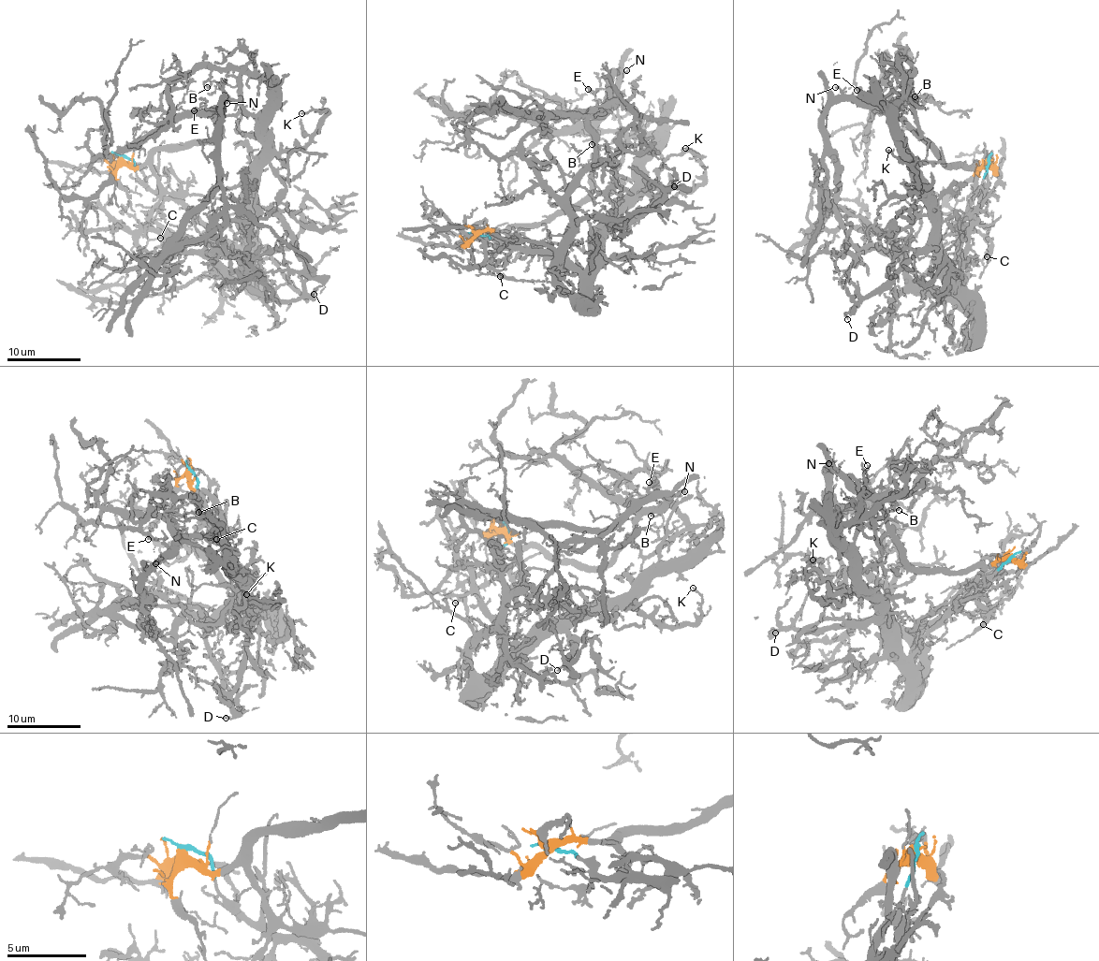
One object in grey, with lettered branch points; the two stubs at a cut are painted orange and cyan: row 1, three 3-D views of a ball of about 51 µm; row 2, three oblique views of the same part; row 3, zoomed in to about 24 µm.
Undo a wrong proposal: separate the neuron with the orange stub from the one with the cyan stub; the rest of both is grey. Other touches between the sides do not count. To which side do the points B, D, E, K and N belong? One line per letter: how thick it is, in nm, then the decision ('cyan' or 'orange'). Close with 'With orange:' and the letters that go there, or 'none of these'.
B: calibre 70 nm; orange
D: calibre 130 nm; cyan
E: calibre 120 nm; orange
K: calibre 160 nm; cyan
N: calibre 140 nm; orange
With orange: B, E, N

